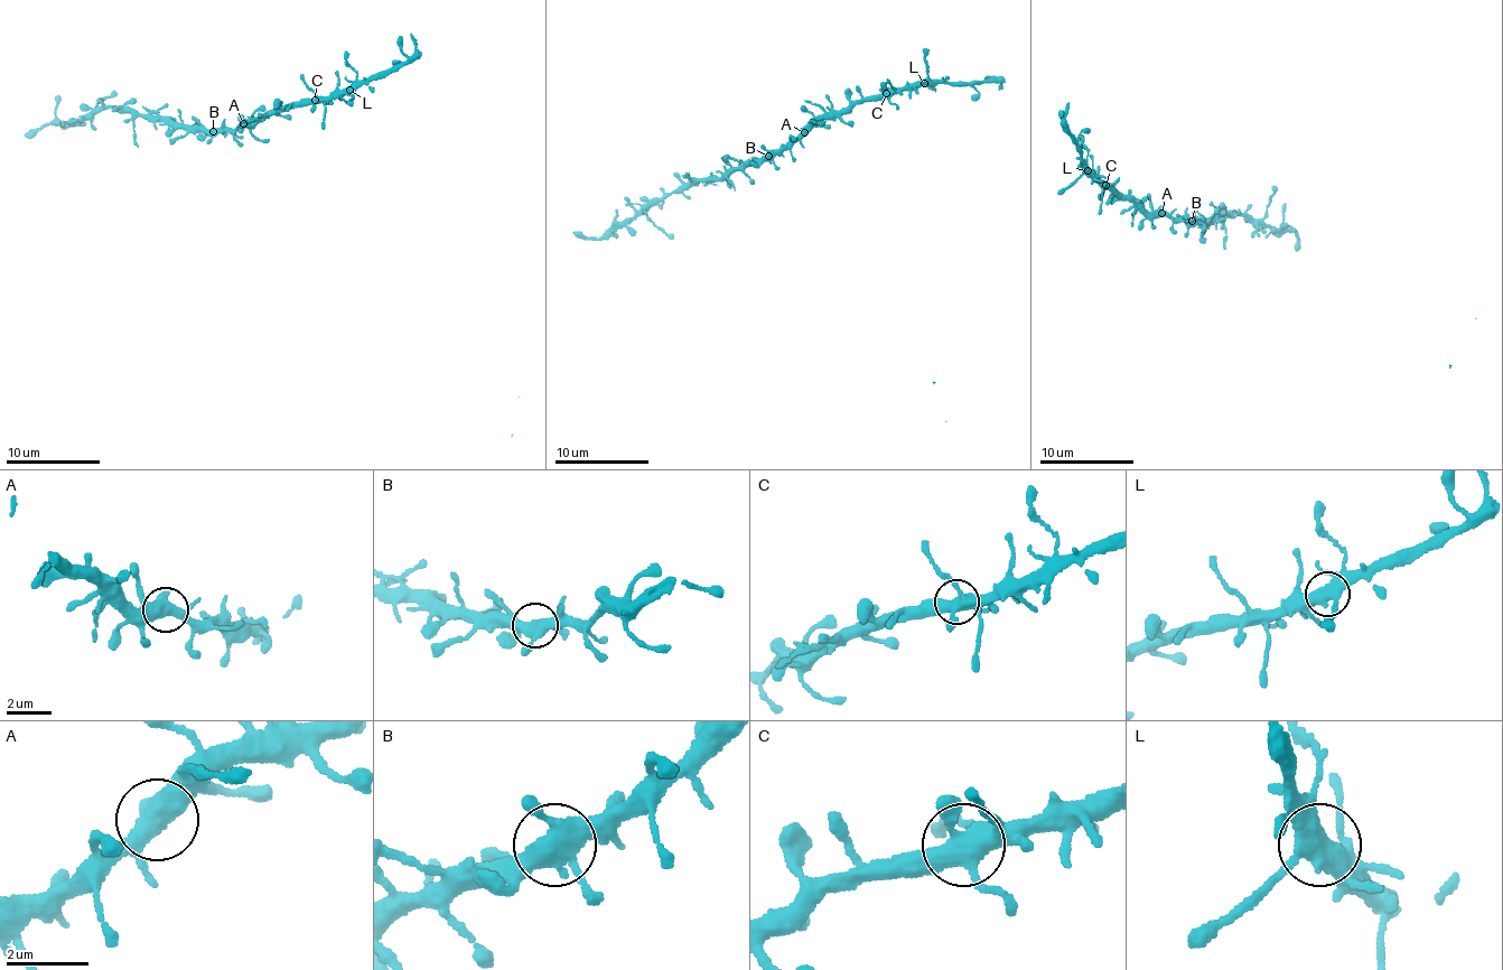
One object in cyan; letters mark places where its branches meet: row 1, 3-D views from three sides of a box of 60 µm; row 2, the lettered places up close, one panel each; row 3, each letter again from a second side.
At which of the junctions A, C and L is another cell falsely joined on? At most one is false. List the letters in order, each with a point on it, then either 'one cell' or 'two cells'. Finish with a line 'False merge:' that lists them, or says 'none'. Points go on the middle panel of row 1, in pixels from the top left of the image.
A: at (804, 132); one cell
C: at (886, 93); one cell
L: at (924, 83); one cell
False merge: none

